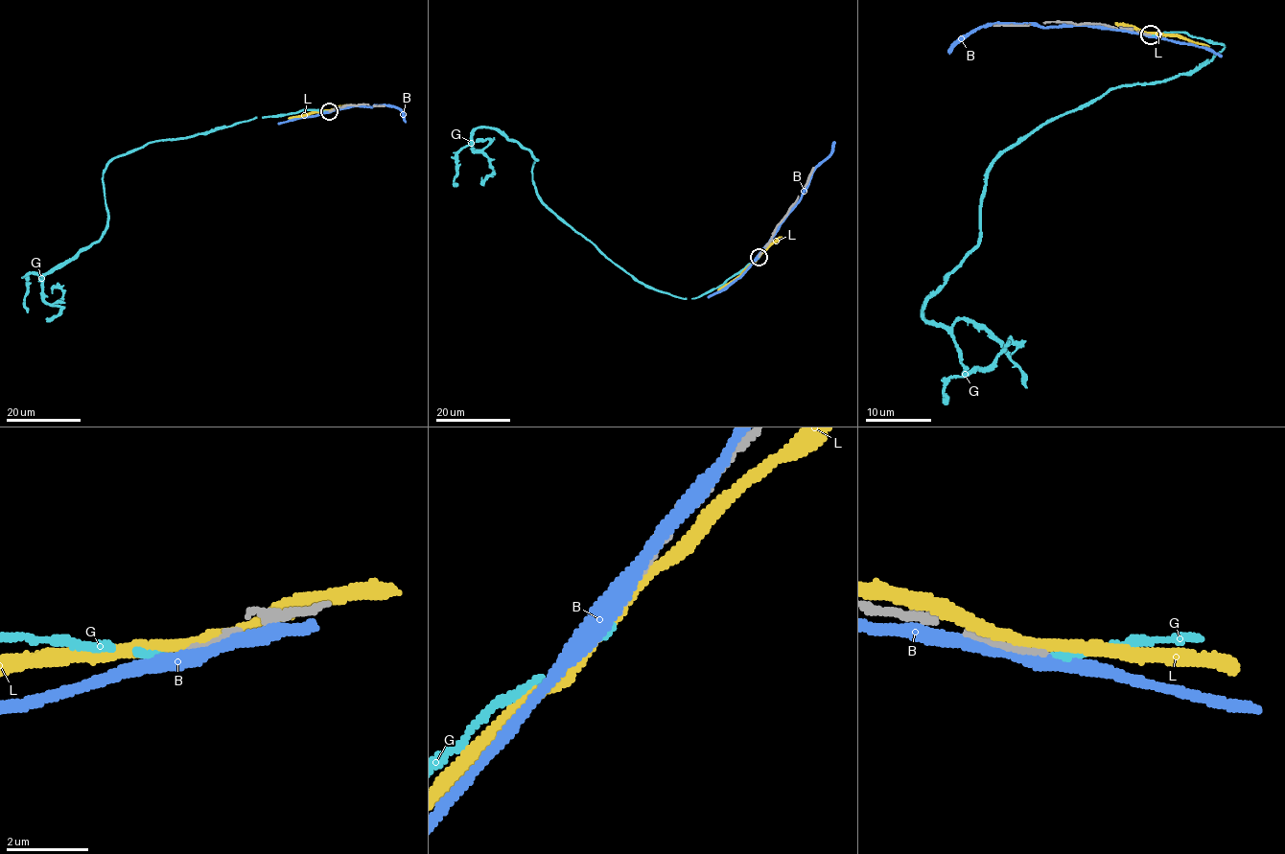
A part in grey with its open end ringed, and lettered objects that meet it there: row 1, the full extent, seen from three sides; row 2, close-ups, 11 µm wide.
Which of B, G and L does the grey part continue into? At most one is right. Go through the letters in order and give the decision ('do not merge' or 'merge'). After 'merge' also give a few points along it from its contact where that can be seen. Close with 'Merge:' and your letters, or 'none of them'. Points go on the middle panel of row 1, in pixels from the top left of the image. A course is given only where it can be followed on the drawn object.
B: do not merge
G: merge | via (758, 257), (682, 299), (568, 225), (536, 192), (537, 160), (486, 126), (472, 137), (492, 167), (482, 177)
L: do not merge
Merge: G

